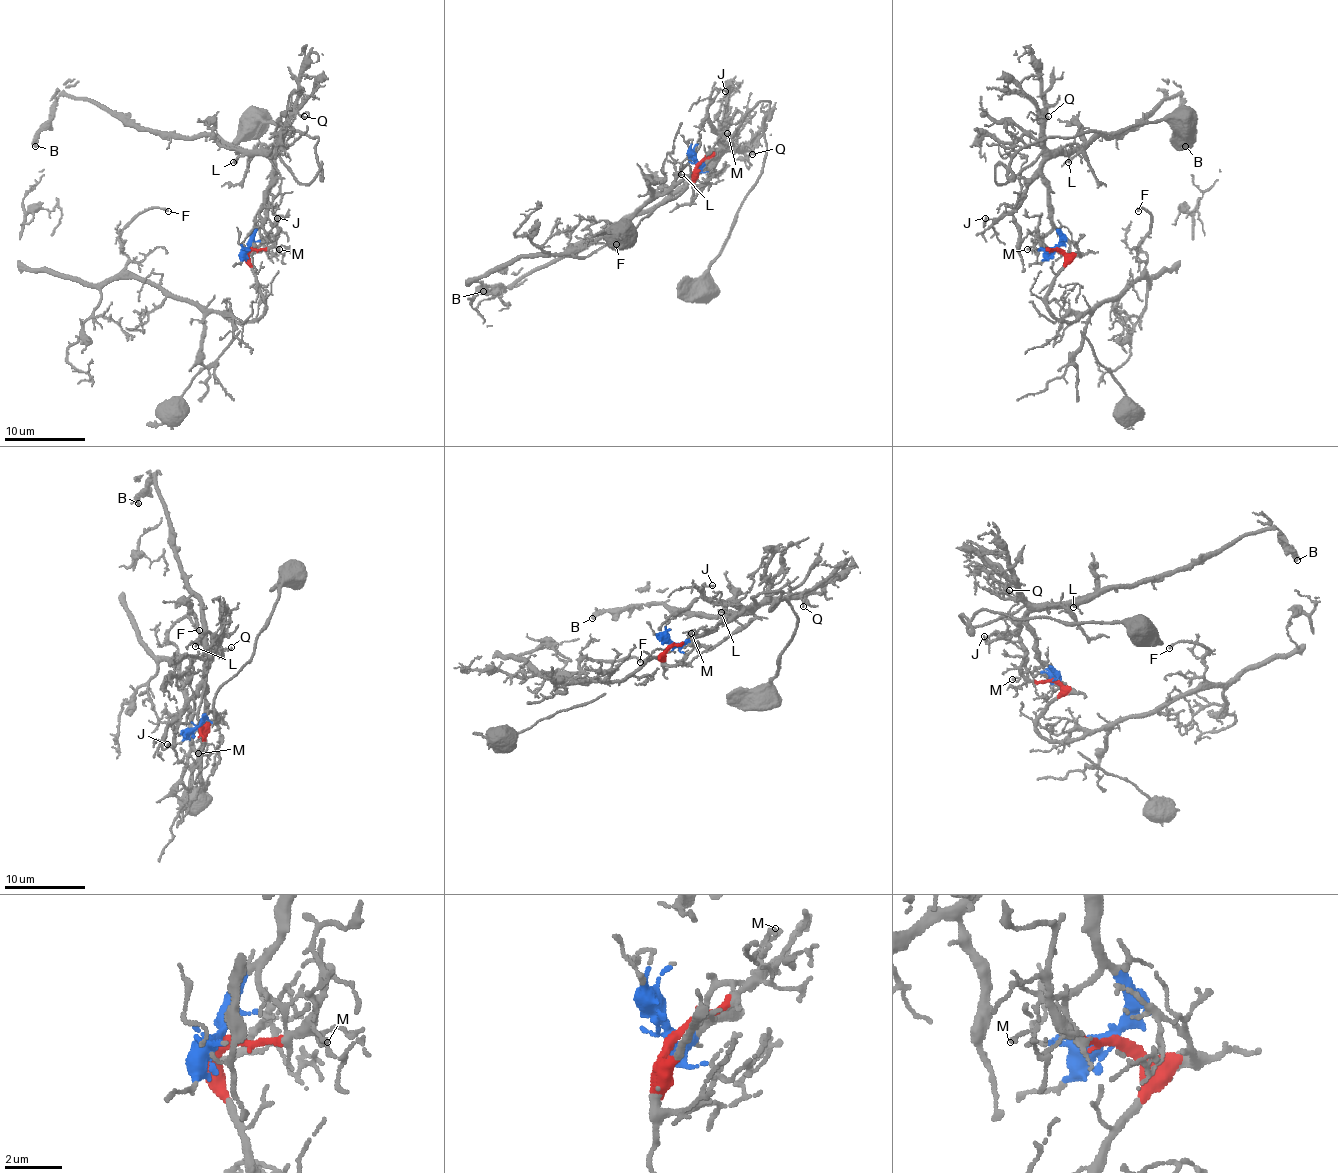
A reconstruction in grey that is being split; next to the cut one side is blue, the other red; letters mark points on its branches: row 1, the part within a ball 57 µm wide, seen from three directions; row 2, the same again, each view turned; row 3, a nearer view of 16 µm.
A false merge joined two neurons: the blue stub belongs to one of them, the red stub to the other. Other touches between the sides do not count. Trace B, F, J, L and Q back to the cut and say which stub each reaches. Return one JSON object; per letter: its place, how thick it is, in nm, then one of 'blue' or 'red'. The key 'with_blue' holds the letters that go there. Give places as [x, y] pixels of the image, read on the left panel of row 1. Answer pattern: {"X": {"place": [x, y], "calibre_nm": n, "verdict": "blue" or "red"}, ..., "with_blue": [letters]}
{"B": {"place": [35, 146], "calibre_nm": 240, "verdict": "blue"}, "F": {"place": [168, 211], "calibre_nm": 180, "verdict": "red"}, "J": {"place": [277, 218], "calibre_nm": 100, "verdict": "blue"}, "L": {"place": [233, 162], "calibre_nm": 100, "verdict": "blue"}, "Q": {"place": [304, 116], "calibre_nm": 80, "verdict": "blue"}, "with_blue": ["B", "J", "L", "Q"]}

